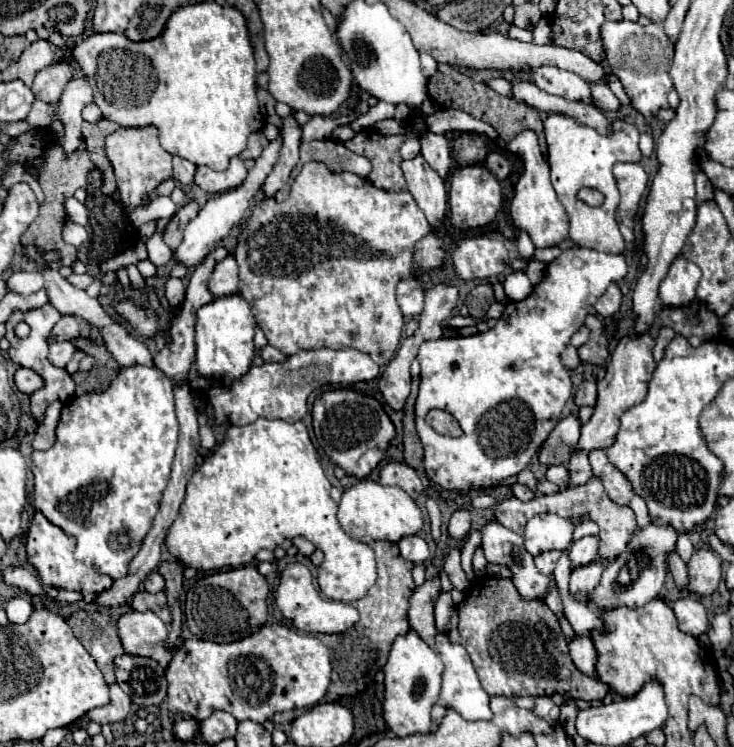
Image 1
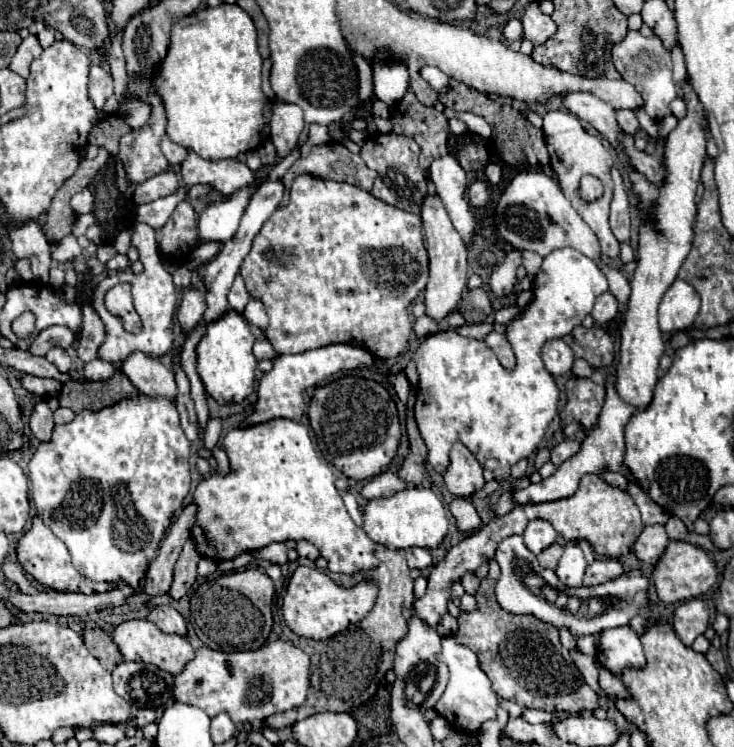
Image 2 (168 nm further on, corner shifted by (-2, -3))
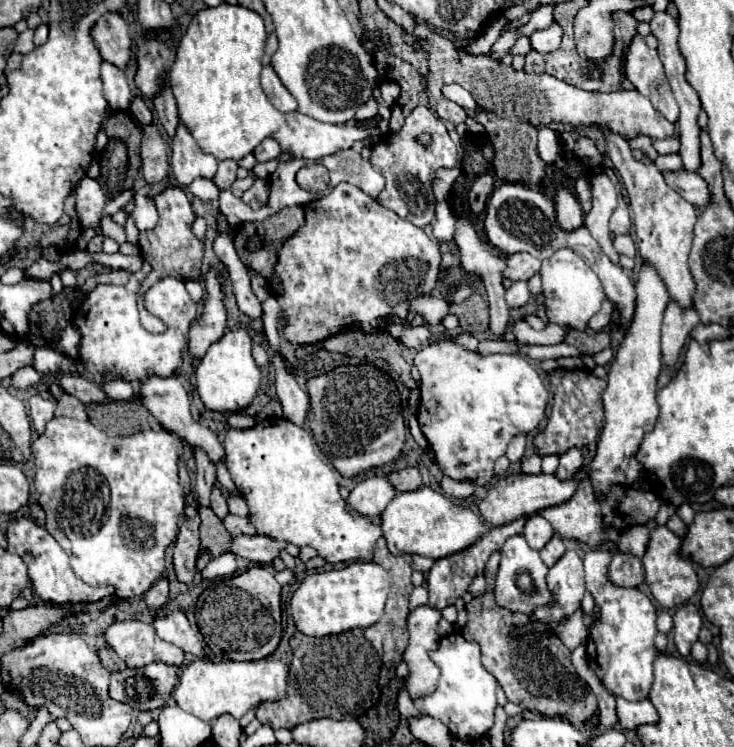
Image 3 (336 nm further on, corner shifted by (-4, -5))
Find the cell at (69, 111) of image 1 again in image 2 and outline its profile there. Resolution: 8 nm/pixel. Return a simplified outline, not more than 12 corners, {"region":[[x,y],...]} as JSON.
{"region":[[95,64],[89,74],[89,98],[101,110],[113,96],[113,78]]}

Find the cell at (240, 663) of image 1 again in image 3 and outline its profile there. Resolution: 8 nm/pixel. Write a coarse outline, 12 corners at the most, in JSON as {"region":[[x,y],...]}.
{"region":[[197,658],[173,698],[205,722],[283,700],[289,662]]}

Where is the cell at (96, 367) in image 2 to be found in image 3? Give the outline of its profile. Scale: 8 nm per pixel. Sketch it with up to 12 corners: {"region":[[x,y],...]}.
{"region":[[115,378],[103,382],[103,392],[111,400],[137,398],[127,380]]}

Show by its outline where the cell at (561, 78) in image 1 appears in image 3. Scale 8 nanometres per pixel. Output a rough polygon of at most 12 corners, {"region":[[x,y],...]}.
{"region":[[601,128],[629,194],[639,254],[683,308],[693,204],[625,136]]}

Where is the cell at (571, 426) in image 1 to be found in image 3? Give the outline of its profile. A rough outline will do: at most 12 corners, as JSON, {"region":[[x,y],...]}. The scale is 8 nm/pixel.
{"region":[[579,448],[559,456],[559,478],[571,478],[583,468],[585,458]]}

